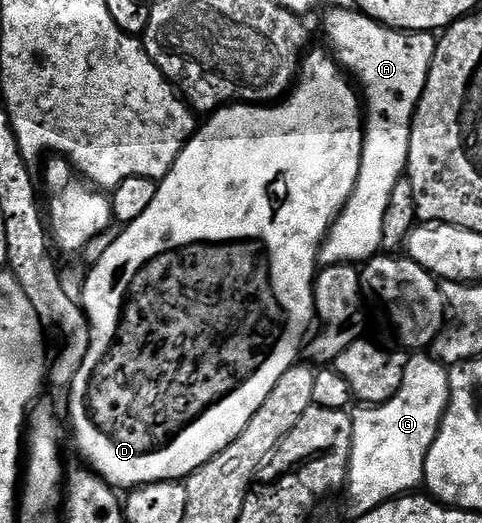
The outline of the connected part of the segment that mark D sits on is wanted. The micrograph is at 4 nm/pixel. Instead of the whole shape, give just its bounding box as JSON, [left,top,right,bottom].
[67,49,365,492]

